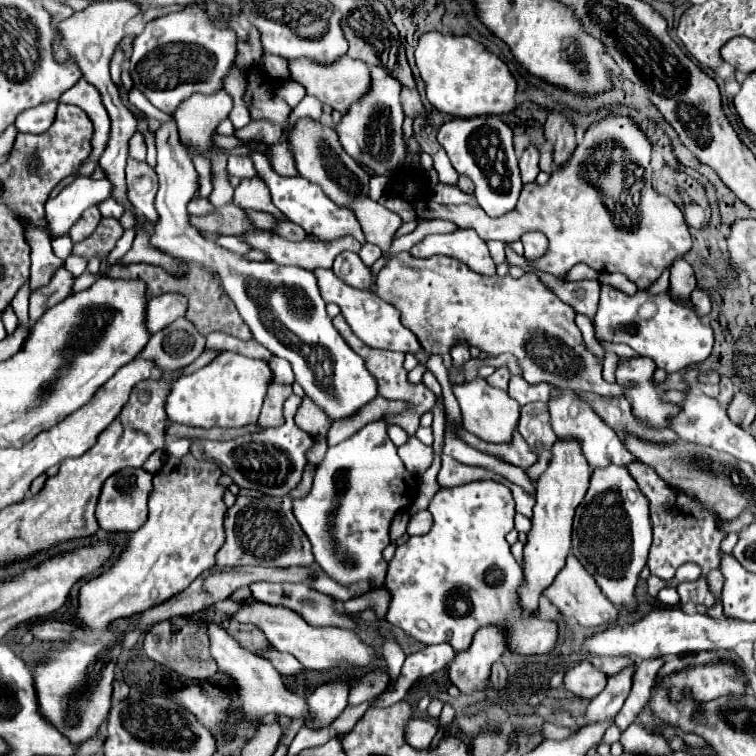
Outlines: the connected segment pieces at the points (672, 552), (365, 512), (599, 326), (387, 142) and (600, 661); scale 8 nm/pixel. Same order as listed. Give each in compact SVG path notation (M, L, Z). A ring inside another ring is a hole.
M633 462L627 466L629 474L635 478L639 484L639 490L645 494L649 500L649 510L651 510L651 524L653 524L653 544L649 550L649 570L651 574L663 578L663 580L673 580L675 570L685 564L685 562L697 562L701 564L701 576L695 582L681 582L677 584L677 592L681 596L681 604L693 602L693 604L705 604L711 606L715 604L713 594L709 592L707 586L707 574L711 568L719 566L719 544L725 538L725 532L721 530L719 518L715 512L703 508L699 500L691 500L683 492L675 492L669 488L655 472L651 466L645 466L641 462ZM701 560L701 562L699 562Z
M377 420L363 426L345 442L339 442L327 450L325 460L315 470L311 492L305 498L293 502L293 514L313 546L315 562L329 578L333 578L339 584L371 580L373 588L379 588L383 586L387 574L387 562L383 560L381 552L389 546L391 520L399 510L409 508L413 504L415 494L417 478L401 462L397 446L387 436L387 424L383 424L383 420Z
M607 284L601 286L601 300L595 316L595 338L609 342L625 342L637 354L651 356L657 368L663 368L669 374L703 362L711 354L715 340L713 328L709 324L705 324L693 310L673 302L667 294L651 294L649 290L637 290L633 296L629 296ZM647 300L657 304L657 314L651 320L641 320L637 316L637 308Z
M381 66L371 68L373 88L371 92L351 106L349 114L343 116L343 120L337 126L339 140L345 150L349 150L349 156L353 156L359 164L373 170L377 176L389 176L399 174L405 162L405 142L403 142L403 108L399 102L401 84Z
M591 656L589 662L599 668L601 672L605 672L607 676L613 676L615 672L619 672L621 668L629 666L633 660L629 656Z

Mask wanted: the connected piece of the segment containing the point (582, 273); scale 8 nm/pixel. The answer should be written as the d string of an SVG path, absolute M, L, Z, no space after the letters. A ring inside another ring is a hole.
M575 264L573 268L571 268L571 272L567 274L567 280L597 280L599 278L599 272L597 270L593 270L593 268L589 268L587 264Z

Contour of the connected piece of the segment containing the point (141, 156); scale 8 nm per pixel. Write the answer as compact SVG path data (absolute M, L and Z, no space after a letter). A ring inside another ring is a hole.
M135 132L133 138L129 140L129 158L137 162L145 162L145 142L139 132Z

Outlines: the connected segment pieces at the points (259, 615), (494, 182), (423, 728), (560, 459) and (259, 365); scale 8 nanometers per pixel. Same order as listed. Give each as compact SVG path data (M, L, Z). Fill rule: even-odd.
M247 600L241 608L231 616L239 624L255 624L263 630L265 638L279 650L295 656L309 672L331 672L339 674L345 670L345 664L351 666L367 666L373 662L375 652L367 644L359 640L359 636L345 628L315 628L309 626L297 612L291 612L283 606L269 606L255 600ZM337 668L337 670L335 670Z
M477 116L477 118L451 118L439 128L437 140L445 148L453 168L459 174L465 174L475 184L477 204L489 216L503 216L517 206L521 192L519 166L511 142L511 128L501 122L497 116ZM499 154L499 162L497 162Z
M415 718L407 724L407 742L413 748L427 748L435 736L435 724L429 718Z
M575 438L557 440L551 448L551 462L537 480L537 504L533 508L533 528L529 532L523 556L525 584L519 590L521 604L531 612L537 608L541 592L555 580L565 566L565 558L571 548L571 522L575 508L583 500L589 484L589 464L581 450L581 442Z
M219 352L213 362L193 374L179 376L165 398L165 412L171 422L199 428L241 428L255 424L261 412L263 396L273 374L265 360L247 358L237 352Z

